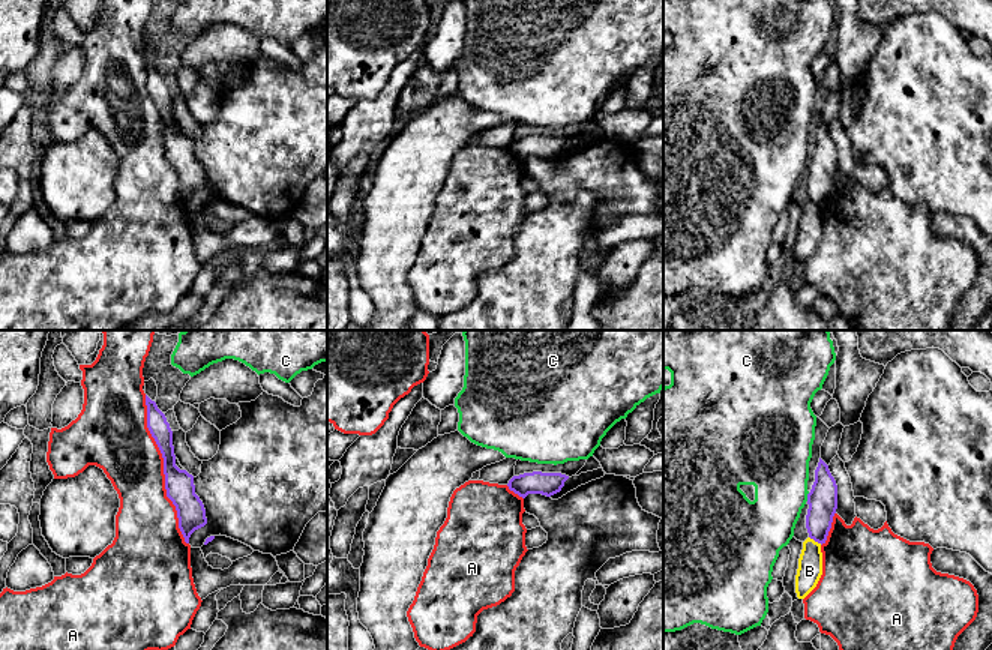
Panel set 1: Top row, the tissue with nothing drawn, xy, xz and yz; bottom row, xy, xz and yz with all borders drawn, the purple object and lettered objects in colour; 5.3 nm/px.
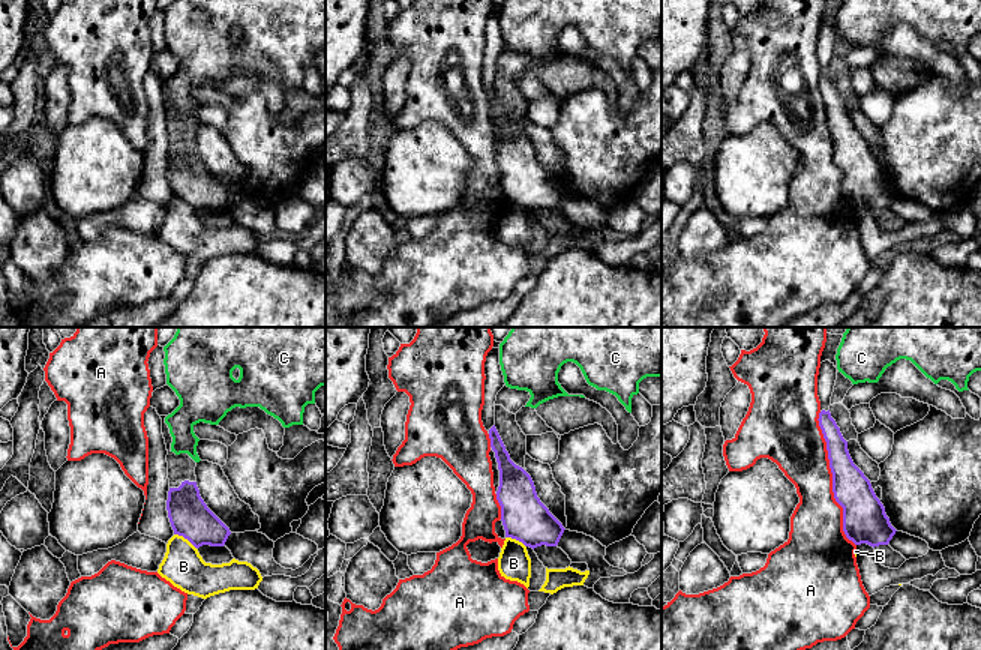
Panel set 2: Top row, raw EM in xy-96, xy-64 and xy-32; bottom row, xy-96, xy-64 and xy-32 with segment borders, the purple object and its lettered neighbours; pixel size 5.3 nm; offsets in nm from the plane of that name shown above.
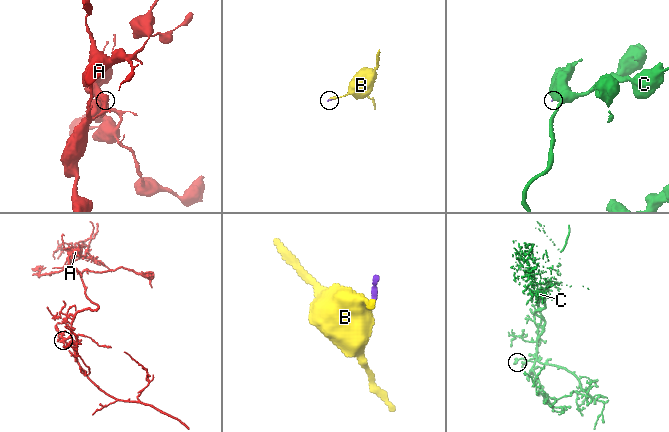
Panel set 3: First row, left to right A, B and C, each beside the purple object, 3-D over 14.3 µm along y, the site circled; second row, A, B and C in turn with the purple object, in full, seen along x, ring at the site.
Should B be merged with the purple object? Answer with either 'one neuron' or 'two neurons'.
two neurons

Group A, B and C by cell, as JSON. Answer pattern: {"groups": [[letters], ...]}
{"groups": [["A"], ["B"], ["C"]]}

